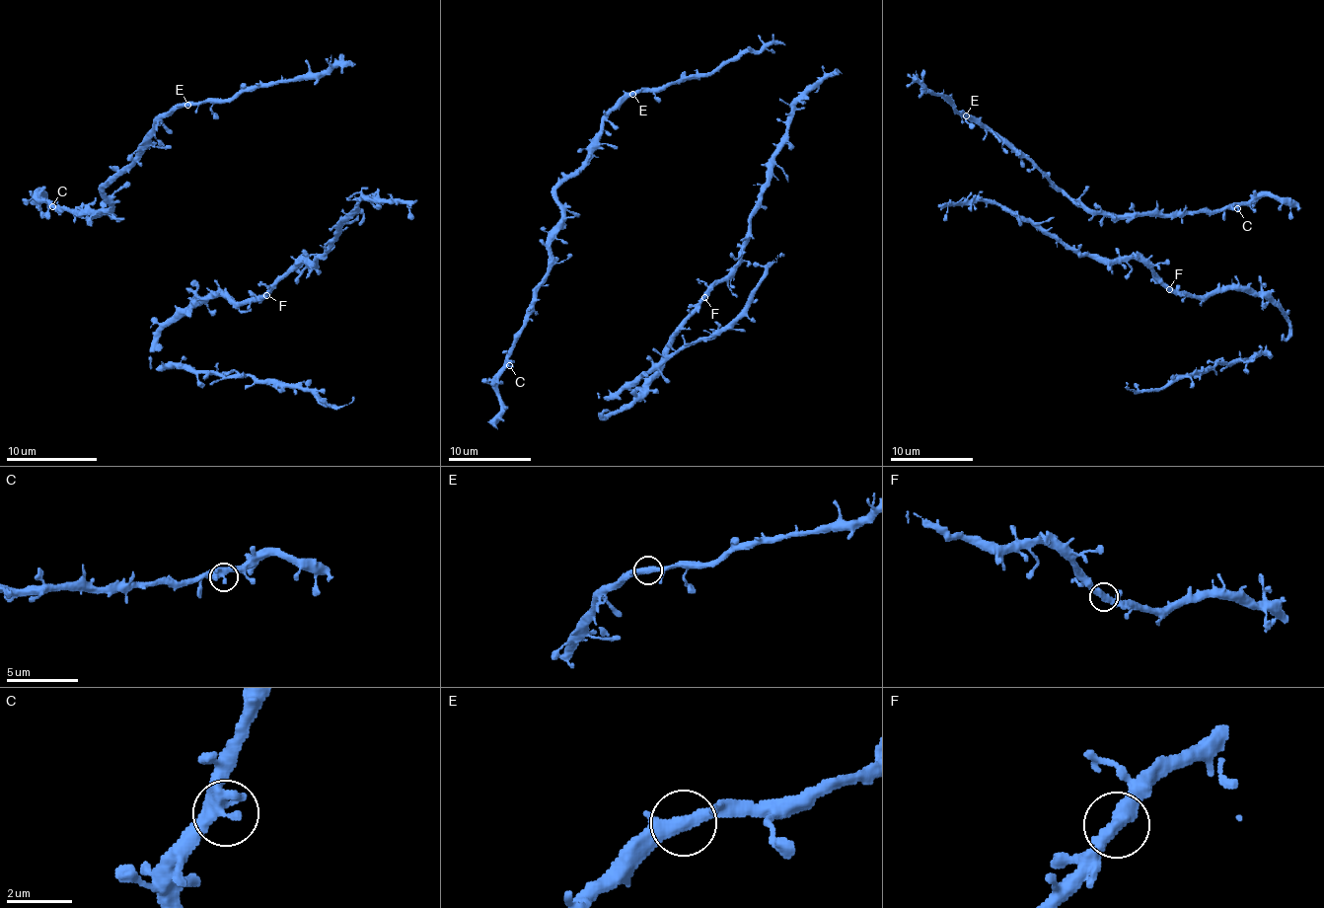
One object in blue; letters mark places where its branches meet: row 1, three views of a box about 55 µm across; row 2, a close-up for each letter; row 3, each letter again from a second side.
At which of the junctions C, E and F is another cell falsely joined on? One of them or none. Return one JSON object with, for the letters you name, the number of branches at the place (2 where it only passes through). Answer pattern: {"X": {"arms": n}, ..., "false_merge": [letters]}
{"false_merge": []}

